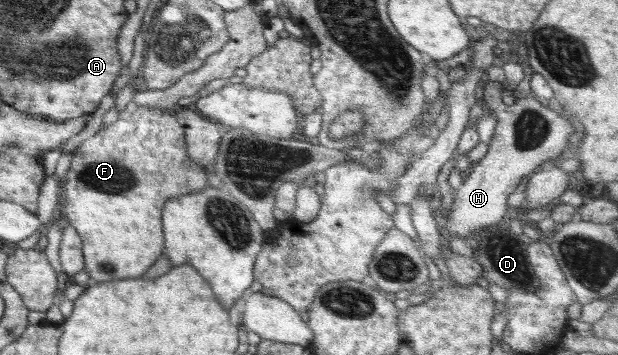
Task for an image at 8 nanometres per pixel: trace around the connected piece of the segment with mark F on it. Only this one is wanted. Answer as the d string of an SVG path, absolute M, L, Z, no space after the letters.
M131 101L122 111L119 111L119 118L117 121L105 124L93 136L84 140L84 142L74 151L71 158L71 166L69 172L64 180L65 183L65 202L60 206L60 211L69 221L69 224L77 231L77 234L82 240L82 253L84 254L84 271L89 275L91 283L107 283L110 281L119 281L122 279L138 278L143 275L143 272L163 254L164 237L161 230L159 230L159 222L161 222L161 210L167 198L175 196L181 198L187 196L189 193L198 193L200 190L209 187L208 174L204 167L192 162L187 157L186 140L184 139L184 128L178 123L174 111L167 111L163 109L139 106Z

